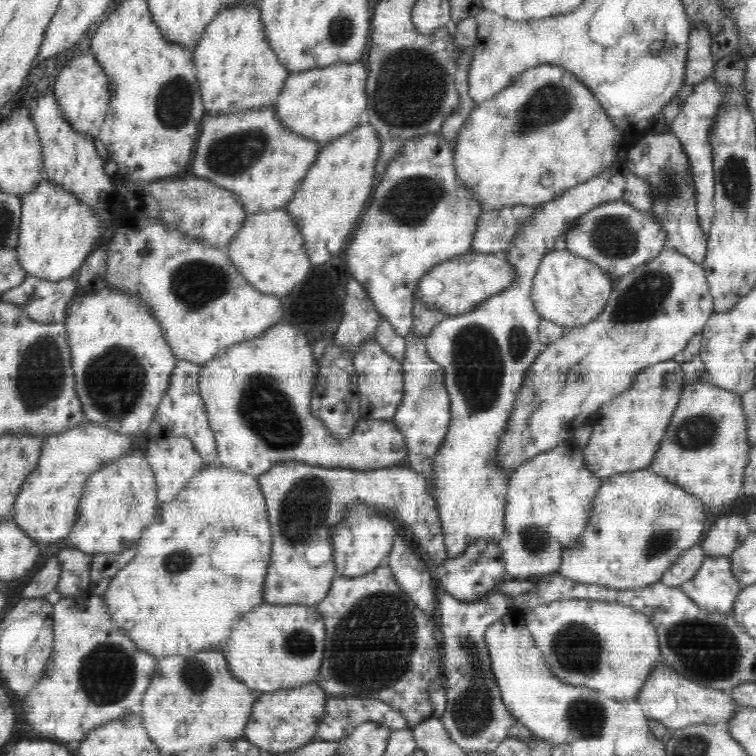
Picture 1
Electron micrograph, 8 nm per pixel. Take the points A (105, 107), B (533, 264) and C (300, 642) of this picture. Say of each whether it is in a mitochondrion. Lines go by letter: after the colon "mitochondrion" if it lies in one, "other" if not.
A: other
B: other
C: mitochondrion

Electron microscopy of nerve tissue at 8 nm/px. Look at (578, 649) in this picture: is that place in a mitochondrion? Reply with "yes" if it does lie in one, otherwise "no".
yes

